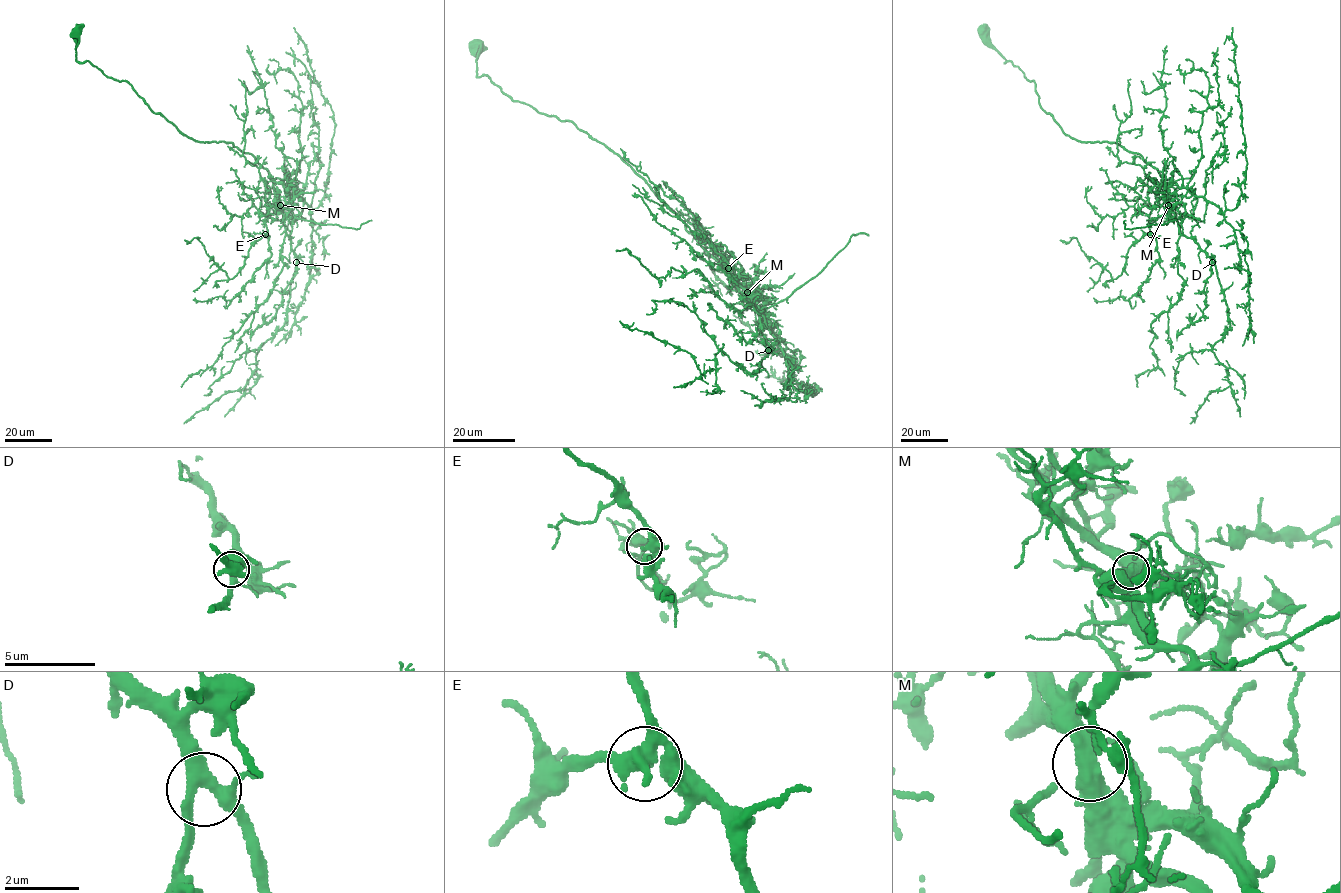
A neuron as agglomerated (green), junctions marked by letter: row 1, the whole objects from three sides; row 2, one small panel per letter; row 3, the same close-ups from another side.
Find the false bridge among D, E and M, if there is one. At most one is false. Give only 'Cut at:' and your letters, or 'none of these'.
Cut at: M

